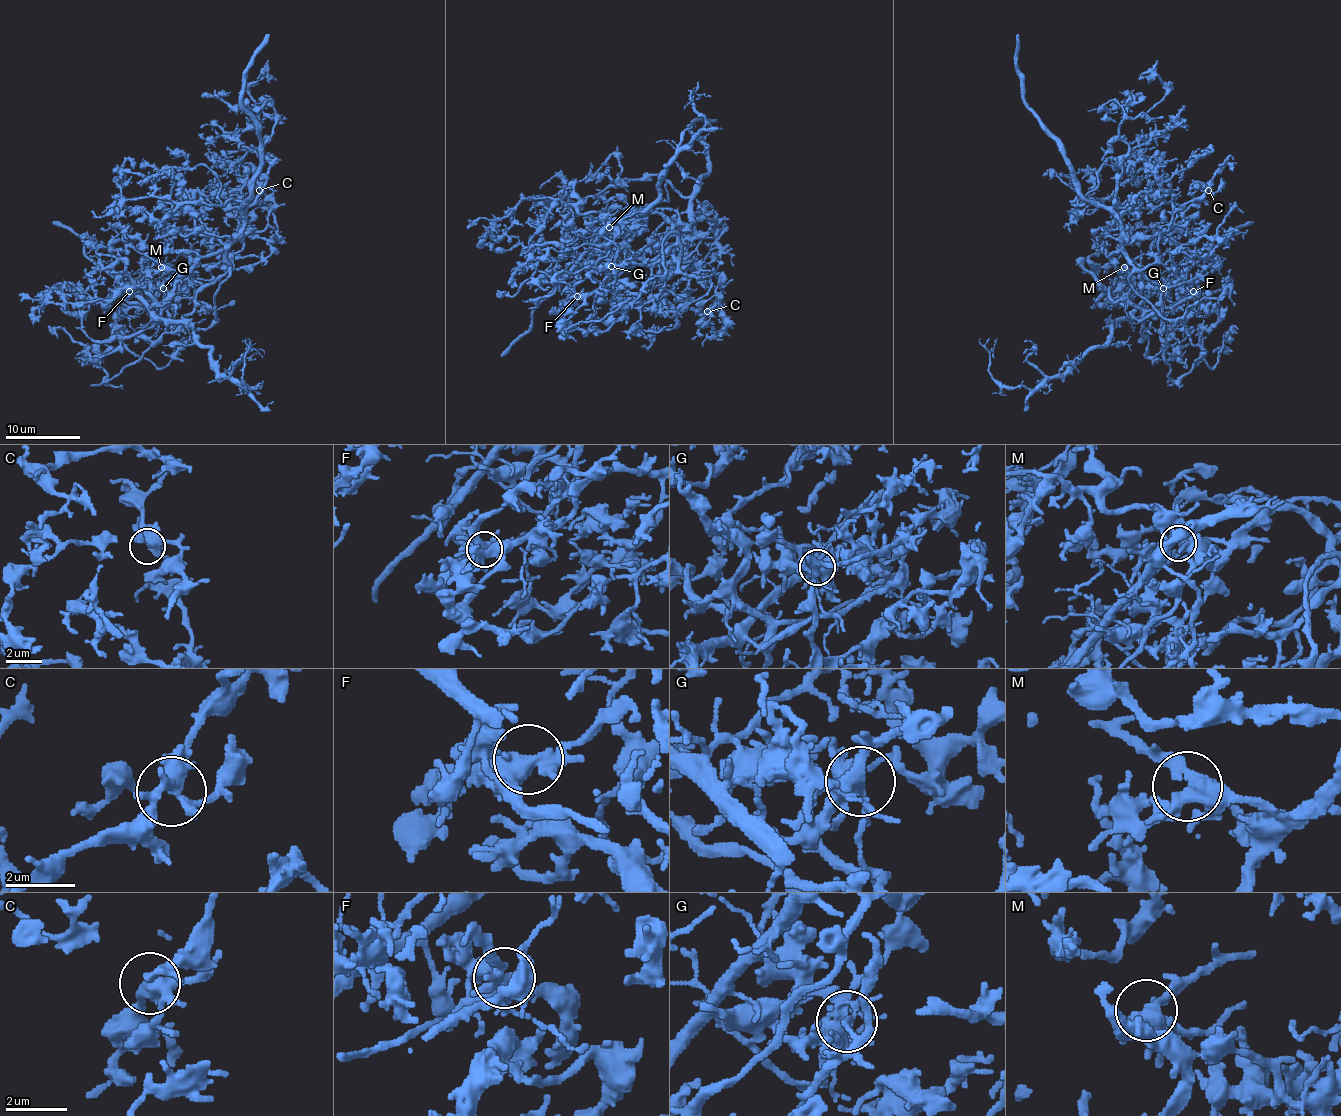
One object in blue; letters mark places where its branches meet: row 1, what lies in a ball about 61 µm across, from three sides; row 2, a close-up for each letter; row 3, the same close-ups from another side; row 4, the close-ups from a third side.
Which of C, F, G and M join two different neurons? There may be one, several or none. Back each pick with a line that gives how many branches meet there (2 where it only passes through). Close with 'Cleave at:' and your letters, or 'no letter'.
G: 9 branches meet
Cleave at: G

